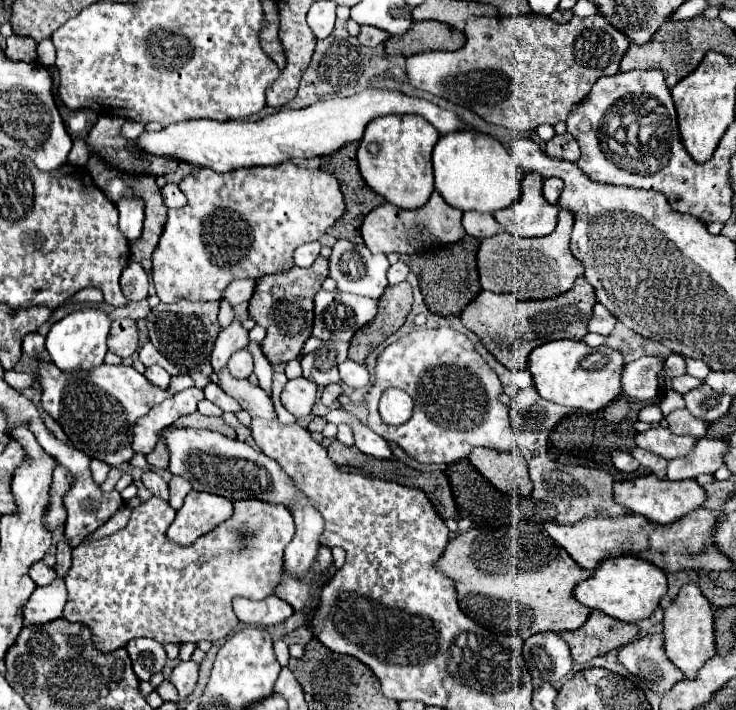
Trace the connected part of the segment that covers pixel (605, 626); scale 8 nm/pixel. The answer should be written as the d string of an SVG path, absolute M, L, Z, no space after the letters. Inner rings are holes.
M592 611L584 627L576 631L562 631L560 637L570 645L572 659L576 663L586 663L634 641L638 637L638 625L612 619L602 611Z

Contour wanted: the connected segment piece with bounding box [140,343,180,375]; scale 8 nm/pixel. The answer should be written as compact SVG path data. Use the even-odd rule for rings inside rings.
M146 343L142 349L140 349L140 361L148 367L148 365L162 365L166 371L170 371L172 375L176 375L176 373L180 373L174 365L170 365L166 359L164 359L164 355L152 345L152 343Z

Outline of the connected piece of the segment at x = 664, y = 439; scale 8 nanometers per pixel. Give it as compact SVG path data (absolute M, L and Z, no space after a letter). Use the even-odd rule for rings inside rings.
M656 427L656 429L648 429L644 433L636 433L634 443L636 443L636 447L642 447L646 451L664 455L666 459L676 459L676 457L688 455L690 447L696 441L692 437L678 437L670 429Z

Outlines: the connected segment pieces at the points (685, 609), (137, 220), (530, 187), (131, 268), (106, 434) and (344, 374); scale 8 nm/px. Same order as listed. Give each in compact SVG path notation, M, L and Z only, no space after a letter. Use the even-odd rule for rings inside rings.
M684 585L672 605L664 609L664 649L668 659L686 675L686 679L696 679L698 669L716 655L714 611L698 585Z
M124 197L116 203L120 211L120 229L128 241L136 241L142 233L144 223L144 201L140 197Z
M526 173L522 181L522 193L506 209L494 211L494 219L504 231L518 237L544 237L556 227L558 207L550 205L542 195L542 177L538 173Z
M130 261L128 267L122 271L122 277L120 277L120 289L126 295L126 299L130 299L130 301L146 299L148 297L148 285L150 285L150 281L148 281L146 271L138 263Z
M38 361L38 383L42 387L42 407L48 411L64 429L76 449L84 451L90 459L100 459L112 467L118 467L132 459L132 427L138 417L146 415L154 405L166 399L166 391L152 385L142 373L126 365L102 363L92 371L60 371L52 361Z
M346 359L344 363L340 363L340 379L352 387L352 389L358 389L358 387L364 387L368 385L370 381L370 375L368 375L368 369L366 365L360 365L360 363L354 363L350 359Z

